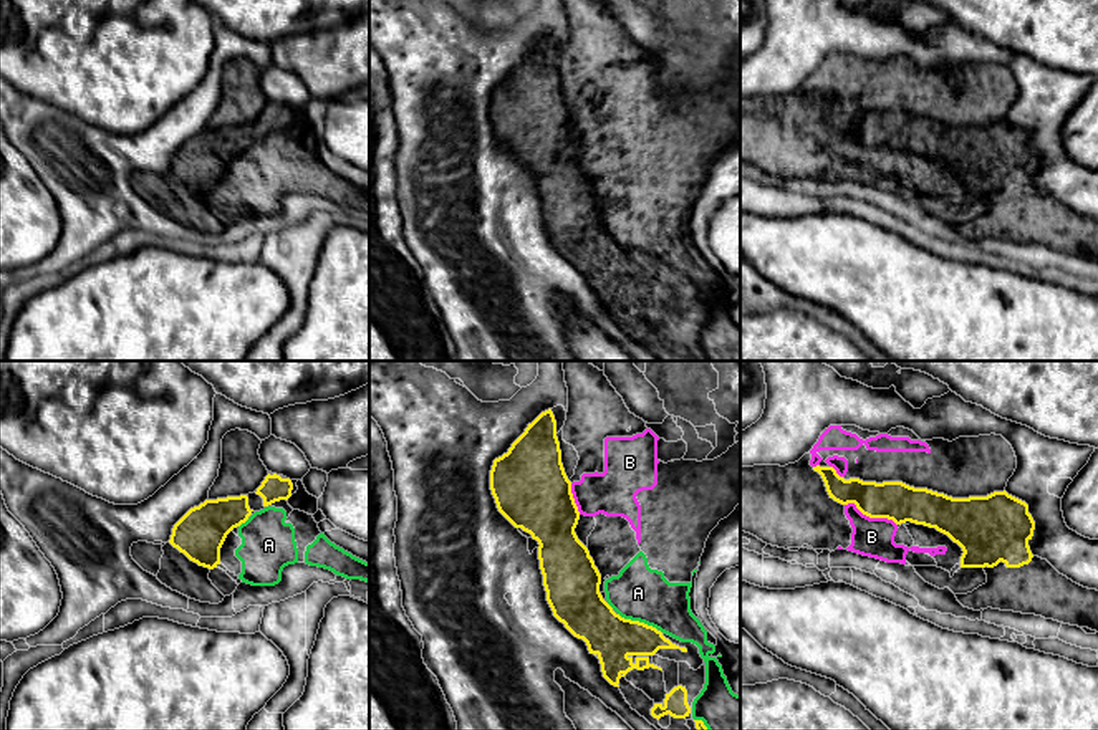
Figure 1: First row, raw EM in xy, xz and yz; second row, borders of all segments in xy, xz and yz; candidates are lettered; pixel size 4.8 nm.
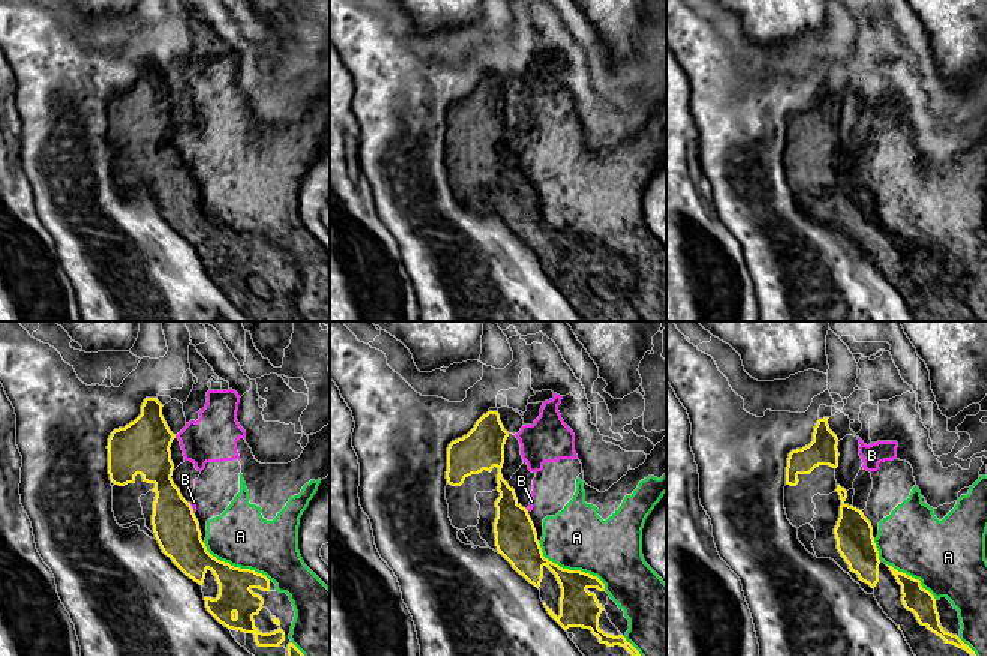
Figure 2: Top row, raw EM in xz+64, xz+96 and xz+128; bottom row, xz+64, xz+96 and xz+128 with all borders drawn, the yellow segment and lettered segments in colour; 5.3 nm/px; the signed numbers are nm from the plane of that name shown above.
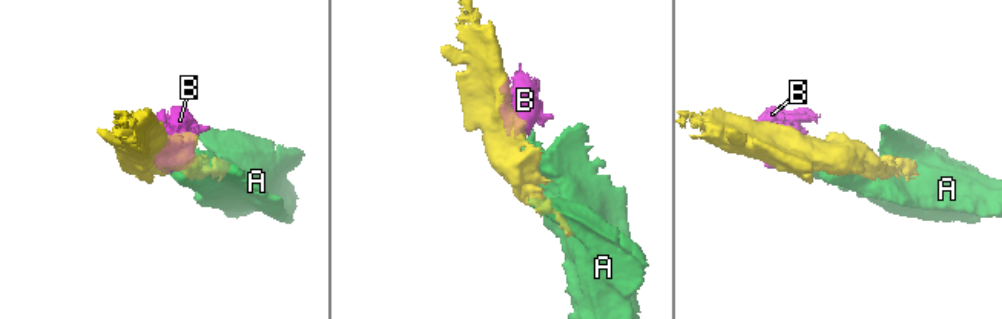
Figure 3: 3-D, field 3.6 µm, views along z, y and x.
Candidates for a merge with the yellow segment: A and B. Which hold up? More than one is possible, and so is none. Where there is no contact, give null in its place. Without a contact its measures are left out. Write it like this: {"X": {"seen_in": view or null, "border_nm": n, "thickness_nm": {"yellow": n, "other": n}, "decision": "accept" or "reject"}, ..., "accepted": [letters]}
{"A": {"seen_in": "xz", "border_nm": 200, "thickness_nm": {"yellow": 220, "other": 260}, "decision": "reject"}, "B": {"seen_in": "yz", "border_nm": 280, "thickness_nm": {"yellow": 190, "other": 190}, "decision": "reject"}, "accepted": []}

